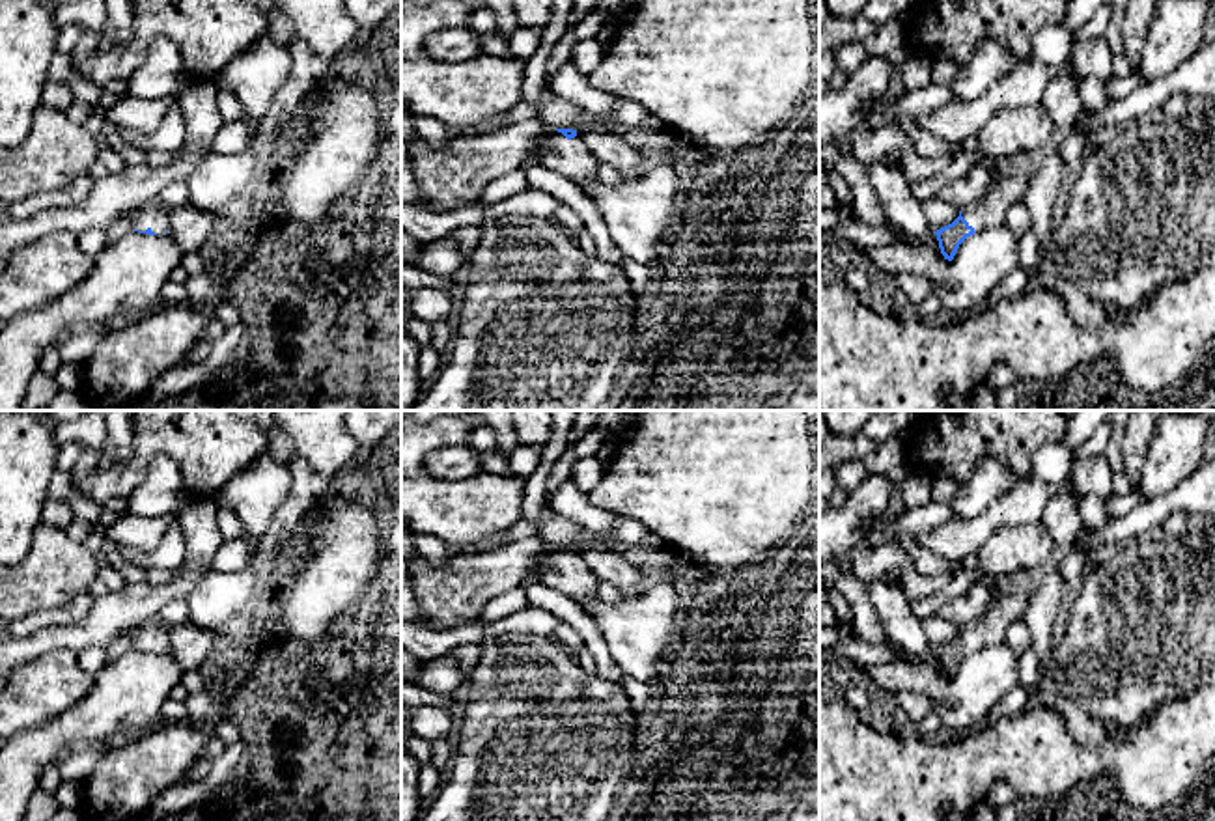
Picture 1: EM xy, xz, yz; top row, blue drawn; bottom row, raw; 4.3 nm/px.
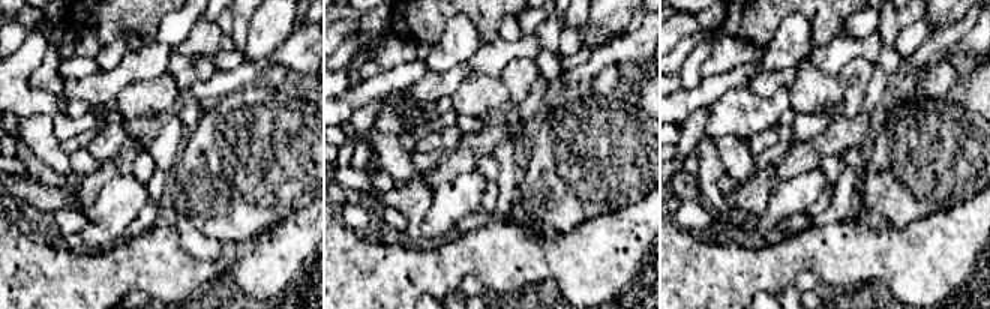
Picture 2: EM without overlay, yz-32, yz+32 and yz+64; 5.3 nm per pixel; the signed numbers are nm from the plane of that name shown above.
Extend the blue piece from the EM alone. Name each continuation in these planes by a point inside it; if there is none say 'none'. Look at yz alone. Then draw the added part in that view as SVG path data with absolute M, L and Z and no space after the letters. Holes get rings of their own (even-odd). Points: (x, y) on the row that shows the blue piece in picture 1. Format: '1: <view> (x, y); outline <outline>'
1: yz (1005, 191); outline M1019 174L1015 177L995 177L991 188L982 202L961 211L961 216L974 228L1000 228L1010 205L1021 203L1034 174Z

